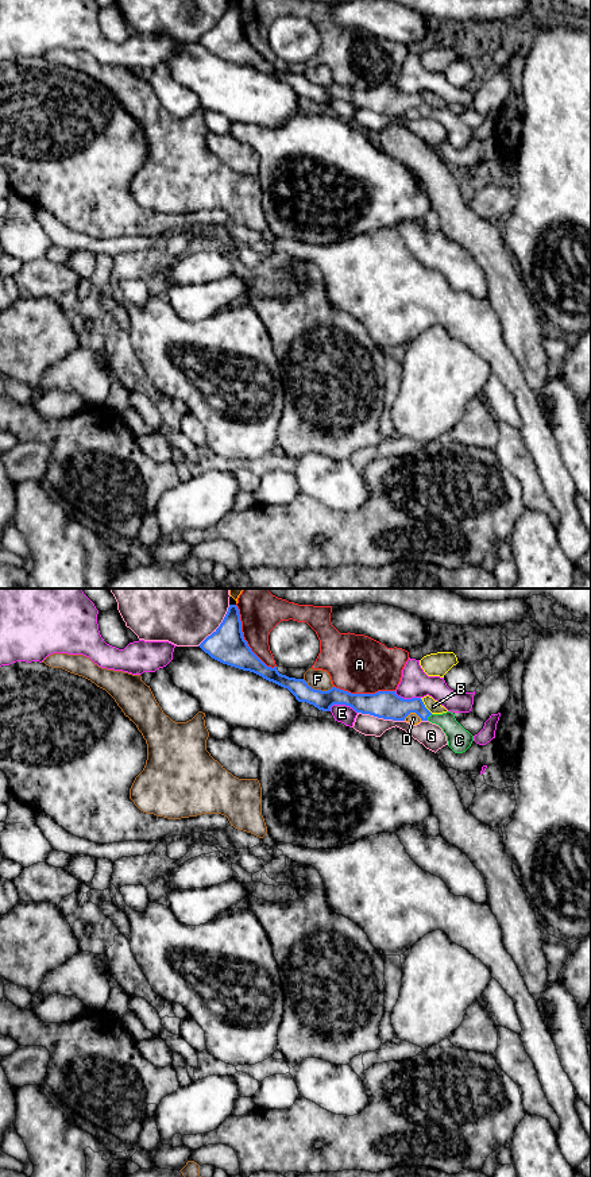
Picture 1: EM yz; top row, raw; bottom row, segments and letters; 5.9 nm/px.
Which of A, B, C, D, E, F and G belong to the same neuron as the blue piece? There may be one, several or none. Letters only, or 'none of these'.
C

